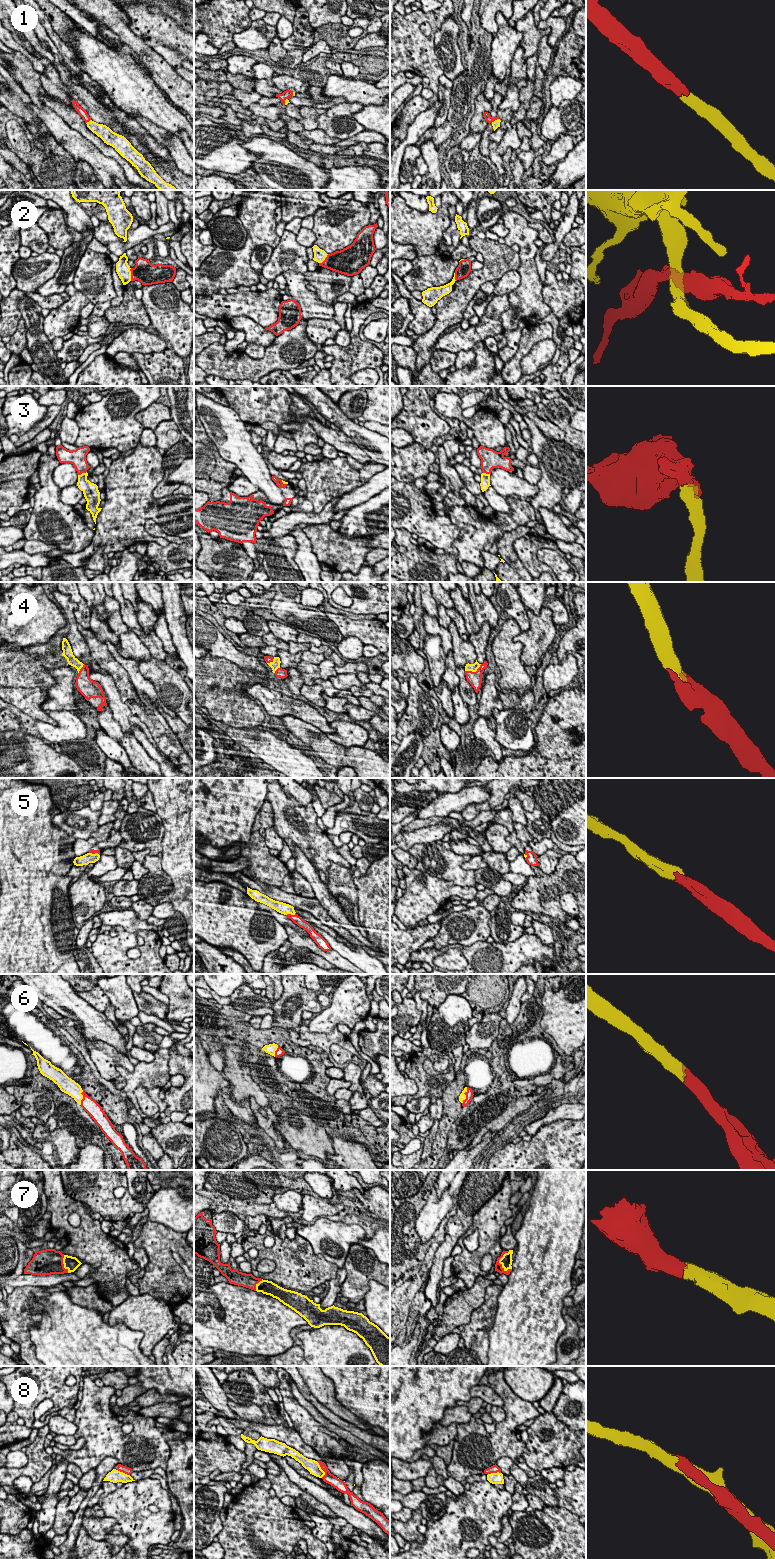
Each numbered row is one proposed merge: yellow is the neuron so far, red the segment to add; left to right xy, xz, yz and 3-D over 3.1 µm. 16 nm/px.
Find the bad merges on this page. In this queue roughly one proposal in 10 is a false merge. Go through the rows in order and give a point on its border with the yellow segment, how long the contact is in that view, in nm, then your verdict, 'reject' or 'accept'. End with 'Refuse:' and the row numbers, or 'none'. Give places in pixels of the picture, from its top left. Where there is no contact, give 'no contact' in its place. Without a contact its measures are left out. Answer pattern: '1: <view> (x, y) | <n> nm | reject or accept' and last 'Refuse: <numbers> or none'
1: yz (495, 120) | 150 nm | accept
2: xy (130, 274) | 200 nm | reject
3: xy (82, 473) | 160 nm | accept
4: yz (473, 671) | 300 nm | accept
5: xz (290, 913) | 170 nm | accept
6: yz (465, 1095) | 280 nm | accept
7: yz (499, 1260) | 340 nm | accept
8: xz (321, 1469) | 280 nm | reject
Refuse: 2, 8

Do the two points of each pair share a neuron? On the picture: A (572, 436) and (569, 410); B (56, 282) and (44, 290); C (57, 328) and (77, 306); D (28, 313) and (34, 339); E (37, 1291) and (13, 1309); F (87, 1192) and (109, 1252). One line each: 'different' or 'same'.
A: same
B: same
C: same
D: same
E: same
F: different

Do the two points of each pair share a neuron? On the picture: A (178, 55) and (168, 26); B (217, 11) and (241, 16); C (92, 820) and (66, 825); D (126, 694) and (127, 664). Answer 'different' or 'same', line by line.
A: same
B: same
C: same
D: different

